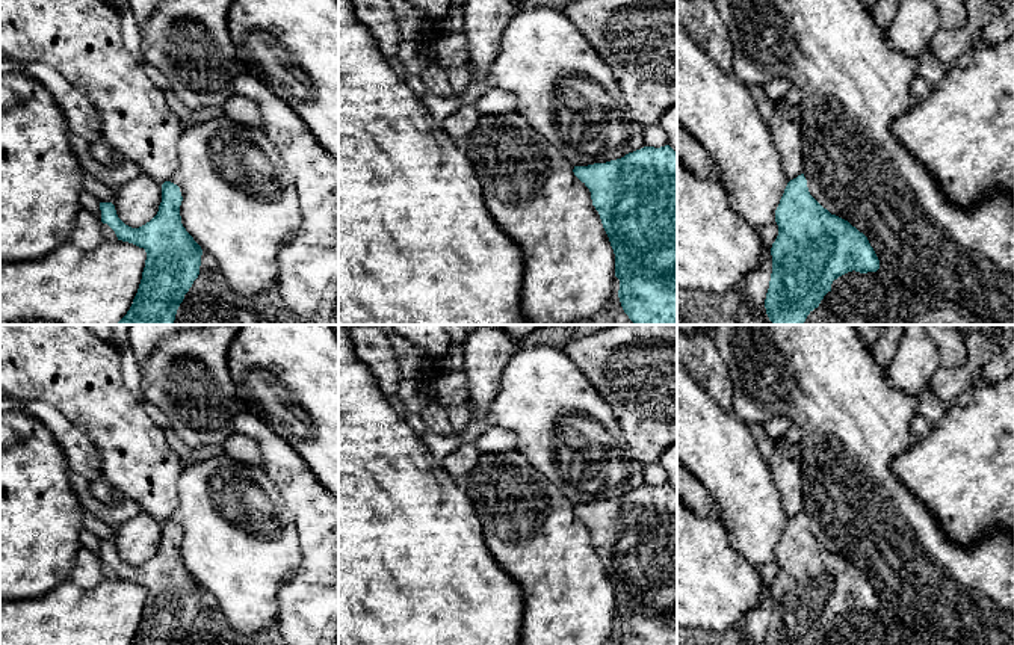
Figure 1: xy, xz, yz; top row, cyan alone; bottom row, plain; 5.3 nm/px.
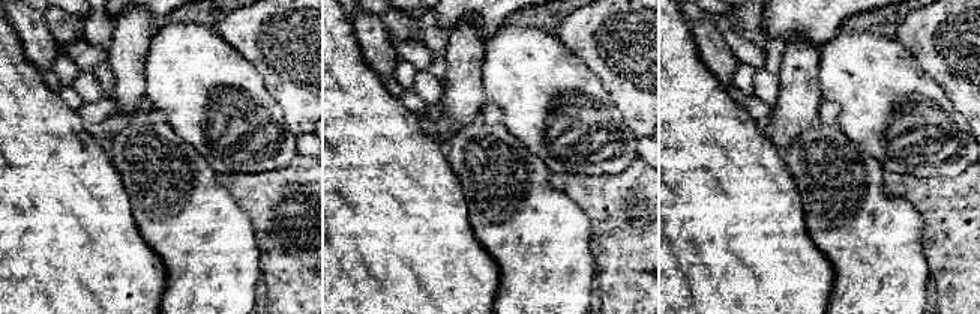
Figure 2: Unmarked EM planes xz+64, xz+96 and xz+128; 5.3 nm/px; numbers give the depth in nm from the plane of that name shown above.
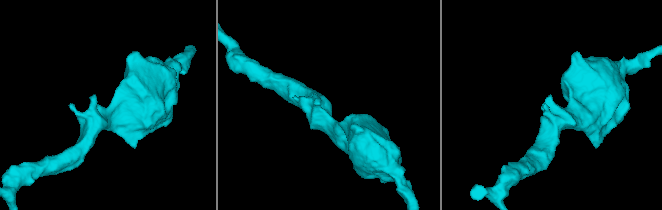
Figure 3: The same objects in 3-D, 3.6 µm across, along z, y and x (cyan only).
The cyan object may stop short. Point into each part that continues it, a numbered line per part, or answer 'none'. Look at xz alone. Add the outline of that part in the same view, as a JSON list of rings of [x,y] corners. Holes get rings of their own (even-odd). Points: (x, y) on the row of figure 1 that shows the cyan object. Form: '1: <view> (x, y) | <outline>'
none

